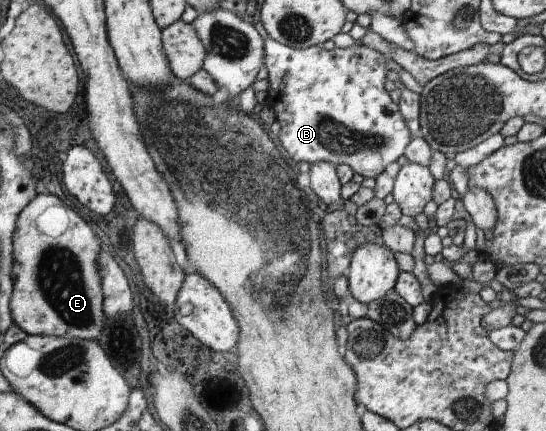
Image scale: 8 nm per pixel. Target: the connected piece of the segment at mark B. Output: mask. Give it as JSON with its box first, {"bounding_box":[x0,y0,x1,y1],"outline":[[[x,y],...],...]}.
{"bounding_box":[263,34,413,178],"outline":[[[265,34],[263,37],[265,65],[270,83],[265,105],[273,109],[273,119],[279,120],[281,129],[278,135],[281,145],[293,161],[296,163],[304,161],[310,165],[325,161],[335,167],[345,164],[363,178],[377,178],[387,165],[394,164],[405,154],[405,147],[413,138],[403,115],[399,113],[397,103],[391,101],[391,97],[383,87],[387,73],[383,63],[391,60],[389,54],[379,53],[377,49],[371,49],[361,43],[345,49],[335,47],[331,51],[323,49],[321,44],[294,49]]]}

